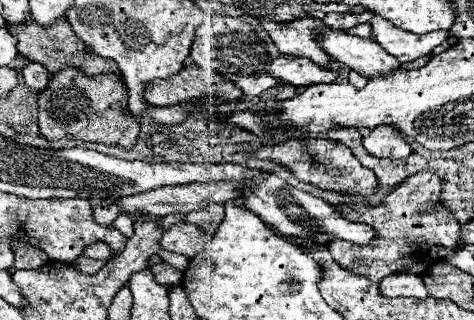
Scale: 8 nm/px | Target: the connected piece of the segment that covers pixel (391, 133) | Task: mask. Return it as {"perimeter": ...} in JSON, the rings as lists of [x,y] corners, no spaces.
{"perimeter":[[[389,125],[375,127],[369,135],[365,135],[363,147],[379,159],[405,159],[411,155],[409,143],[405,143],[401,137],[397,137],[395,129]]]}

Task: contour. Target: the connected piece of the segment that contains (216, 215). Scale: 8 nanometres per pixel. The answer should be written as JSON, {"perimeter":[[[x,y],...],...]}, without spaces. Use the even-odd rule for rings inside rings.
{"perimeter":[[[209,203],[203,209],[185,213],[183,221],[187,221],[187,223],[217,223],[219,225],[223,221],[223,215],[225,215],[223,203]]]}

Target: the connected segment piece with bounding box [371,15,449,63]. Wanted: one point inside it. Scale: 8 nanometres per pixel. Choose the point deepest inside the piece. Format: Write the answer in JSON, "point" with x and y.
{"point":[406,46]}

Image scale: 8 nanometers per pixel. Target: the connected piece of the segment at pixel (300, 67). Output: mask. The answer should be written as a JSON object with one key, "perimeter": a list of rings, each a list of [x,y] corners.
{"perimeter":[[[277,57],[269,65],[269,73],[293,87],[309,87],[315,83],[333,83],[337,73],[323,69],[307,57]]]}

